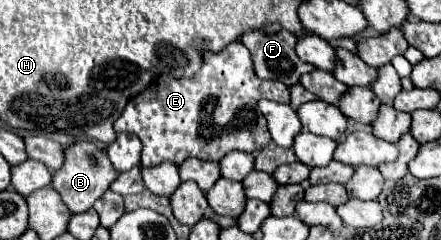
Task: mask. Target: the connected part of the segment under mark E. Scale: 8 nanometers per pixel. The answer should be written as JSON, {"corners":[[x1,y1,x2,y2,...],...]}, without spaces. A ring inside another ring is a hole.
{"corners":[[234,41,220,53,204,51,200,73,188,79,160,75,152,85,128,101,124,113,114,121,116,133,134,133,142,141,142,165,154,167,162,161,180,165,188,157,220,161,230,151,256,153,270,143,266,119,258,111,258,101,290,101,290,91,280,81,256,77,248,49]]}

